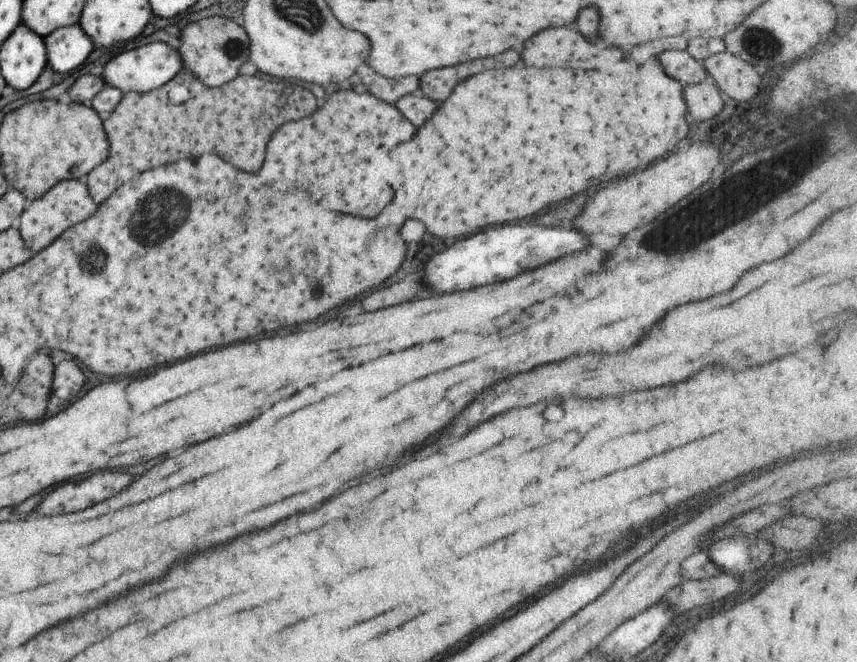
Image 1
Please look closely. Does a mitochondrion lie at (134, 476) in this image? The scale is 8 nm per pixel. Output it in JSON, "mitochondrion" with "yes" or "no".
{"mitochondrion":"no"}

